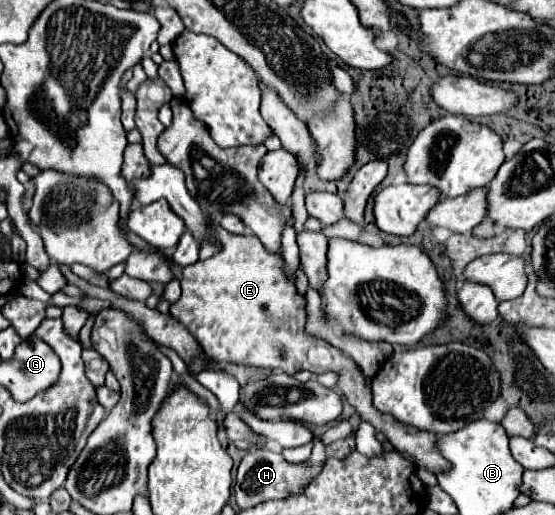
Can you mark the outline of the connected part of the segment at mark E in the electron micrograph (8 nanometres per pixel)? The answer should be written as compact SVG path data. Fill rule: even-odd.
M210 218L210 230L216 232L214 238L222 242L222 250L204 262L182 268L182 296L170 306L170 314L186 326L204 352L220 364L250 364L282 370L290 376L300 370L310 370L312 374L334 370L340 376L338 388L348 402L356 408L362 420L386 434L396 450L408 452L416 458L420 468L426 468L432 474L448 470L448 462L434 448L434 434L414 430L412 426L396 422L388 414L380 414L372 406L372 392L366 386L360 368L346 354L338 352L338 348L304 332L306 300L298 294L296 284L282 274L280 256L270 254L256 236L230 234L214 218Z

